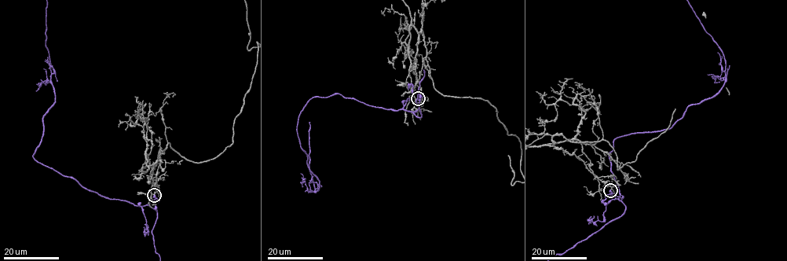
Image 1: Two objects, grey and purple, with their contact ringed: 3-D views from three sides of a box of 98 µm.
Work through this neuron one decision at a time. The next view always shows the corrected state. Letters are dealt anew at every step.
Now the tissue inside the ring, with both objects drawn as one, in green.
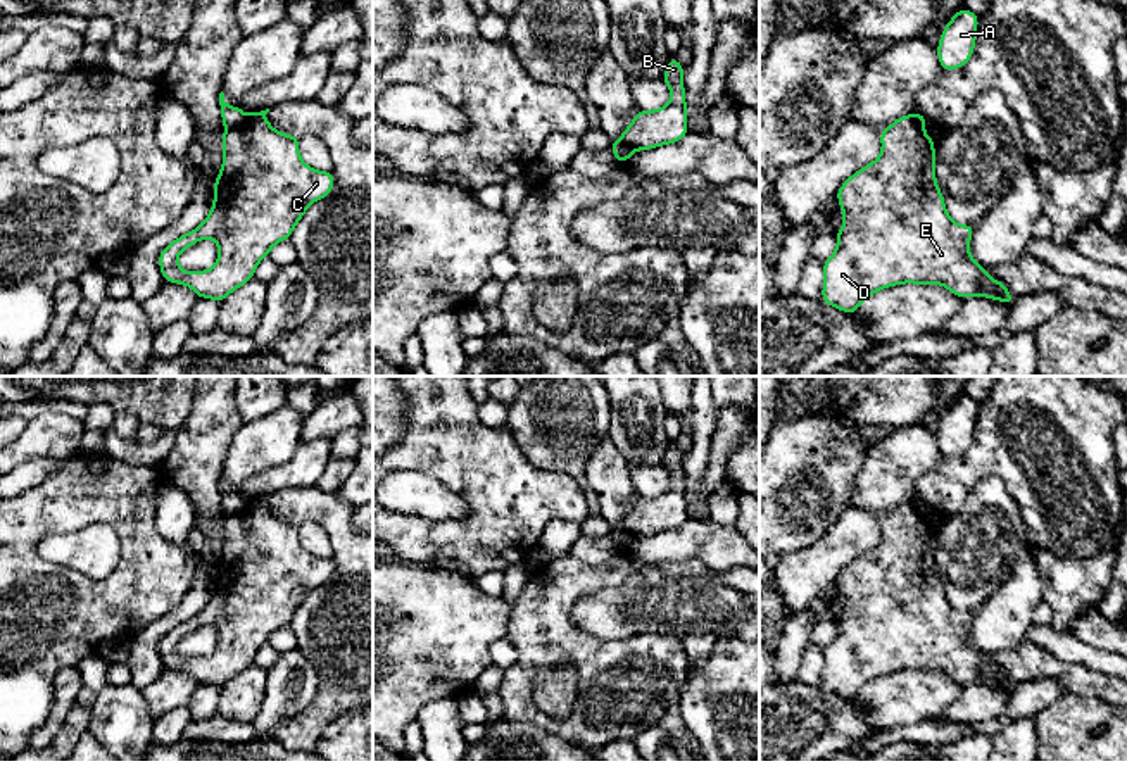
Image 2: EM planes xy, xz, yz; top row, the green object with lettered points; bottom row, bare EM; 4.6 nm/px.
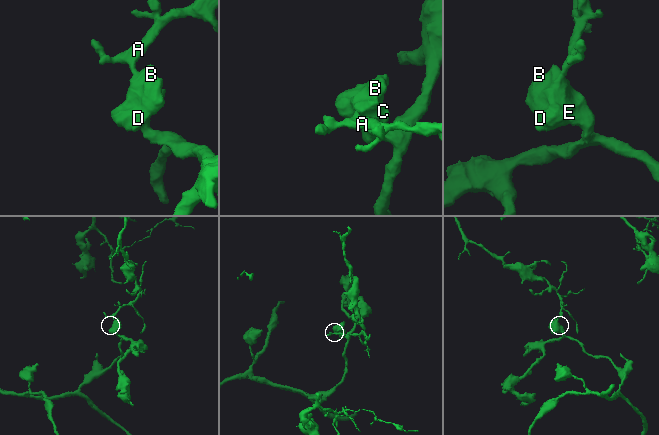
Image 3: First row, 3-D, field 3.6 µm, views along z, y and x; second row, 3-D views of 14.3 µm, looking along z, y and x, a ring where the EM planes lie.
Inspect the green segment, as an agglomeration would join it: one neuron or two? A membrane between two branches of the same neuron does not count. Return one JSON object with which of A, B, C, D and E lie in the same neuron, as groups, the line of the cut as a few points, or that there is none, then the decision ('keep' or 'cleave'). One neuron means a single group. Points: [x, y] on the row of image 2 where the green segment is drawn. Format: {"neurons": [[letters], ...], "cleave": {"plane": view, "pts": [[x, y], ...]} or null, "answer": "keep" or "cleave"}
{"neurons": [["A"], ["B", "C", "D", "E"]], "cleave": {"plane": "xy", "pts": [[247, 116], [242, 123], [226, 128]]}, "answer": "cleave"}

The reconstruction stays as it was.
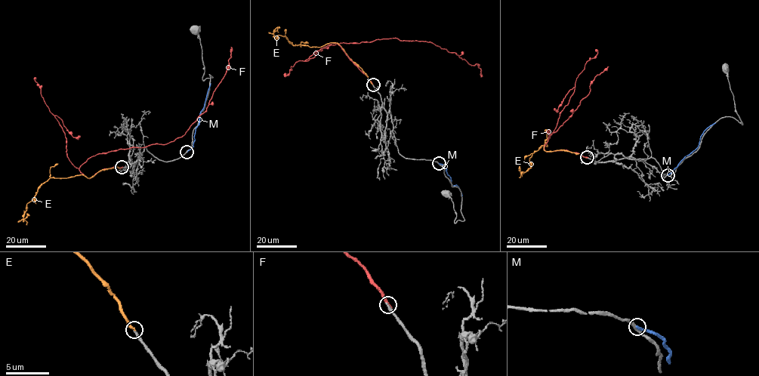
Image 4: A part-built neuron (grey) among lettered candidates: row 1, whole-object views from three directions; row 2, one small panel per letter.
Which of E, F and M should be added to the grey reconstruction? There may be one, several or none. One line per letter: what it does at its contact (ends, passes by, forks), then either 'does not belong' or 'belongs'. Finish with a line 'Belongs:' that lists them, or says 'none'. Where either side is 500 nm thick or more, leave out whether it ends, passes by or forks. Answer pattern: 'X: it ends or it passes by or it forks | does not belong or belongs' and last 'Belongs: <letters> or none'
E: it ends | belongs
F: it ends | does not belong
M: it ends | does not belong
Belongs: E

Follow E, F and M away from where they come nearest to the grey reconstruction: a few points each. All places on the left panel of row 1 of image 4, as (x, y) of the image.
E: (121, 167), (100, 171), (87, 178), (79, 174), (50, 177), (26, 204), (23, 220), (26, 214)
F: (121, 167), (88, 178), (78, 168), (99, 153), (166, 144), (182, 137), (206, 109), (227, 68), (230, 47)
M: (187, 152), (193, 146), (195, 128), (211, 83)

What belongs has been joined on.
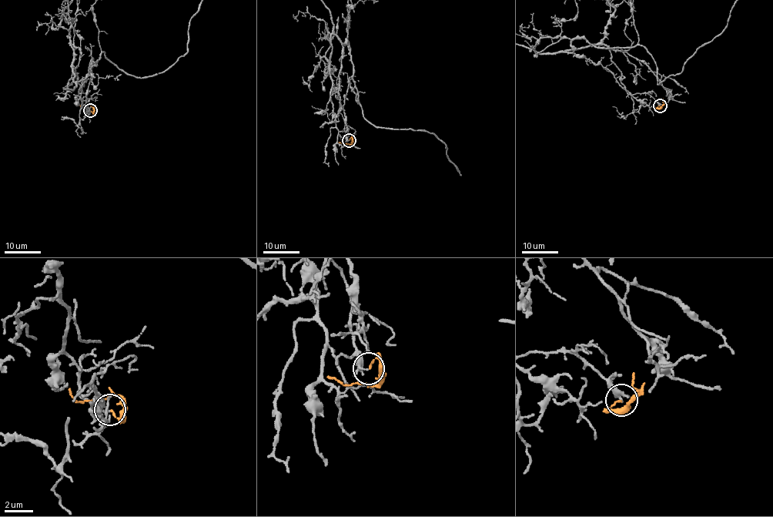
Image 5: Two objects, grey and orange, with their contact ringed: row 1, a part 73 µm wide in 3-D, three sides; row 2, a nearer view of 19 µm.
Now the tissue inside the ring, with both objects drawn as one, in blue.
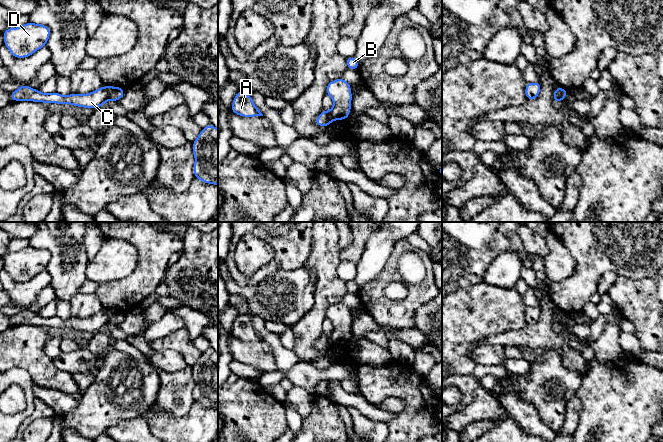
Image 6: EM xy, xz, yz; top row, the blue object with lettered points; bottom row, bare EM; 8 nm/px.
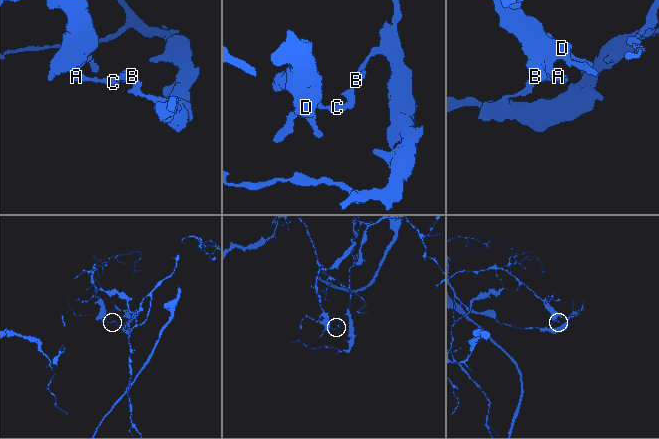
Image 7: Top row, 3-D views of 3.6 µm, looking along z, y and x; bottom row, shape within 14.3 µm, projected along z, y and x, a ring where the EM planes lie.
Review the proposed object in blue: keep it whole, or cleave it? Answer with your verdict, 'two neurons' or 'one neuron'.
two neurons

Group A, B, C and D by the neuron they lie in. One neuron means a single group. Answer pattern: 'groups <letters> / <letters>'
groups A C D / B

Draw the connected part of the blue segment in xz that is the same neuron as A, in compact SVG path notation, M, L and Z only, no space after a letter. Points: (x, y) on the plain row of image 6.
M237 315L233 323L231 336L242 341L263 340L260 334L254 329L252 321L243 315Z

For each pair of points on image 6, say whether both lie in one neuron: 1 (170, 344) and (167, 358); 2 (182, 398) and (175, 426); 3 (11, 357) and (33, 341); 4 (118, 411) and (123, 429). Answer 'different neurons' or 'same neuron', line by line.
1: different neurons
2: different neurons
3: same neuron
4: different neurons

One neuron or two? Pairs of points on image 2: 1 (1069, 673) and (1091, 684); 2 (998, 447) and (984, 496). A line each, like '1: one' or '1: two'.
1: one
2: two

